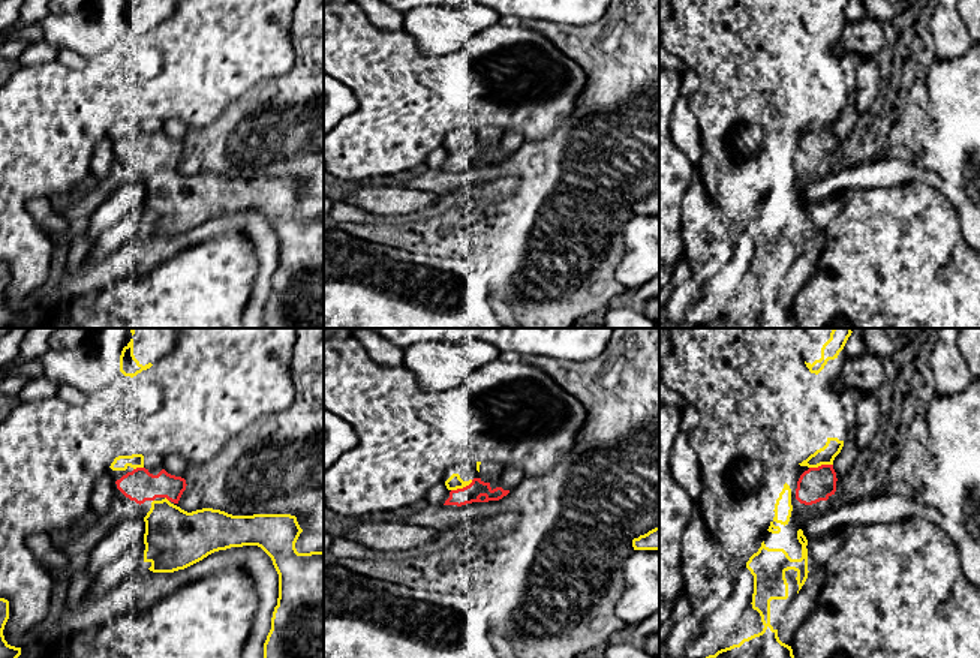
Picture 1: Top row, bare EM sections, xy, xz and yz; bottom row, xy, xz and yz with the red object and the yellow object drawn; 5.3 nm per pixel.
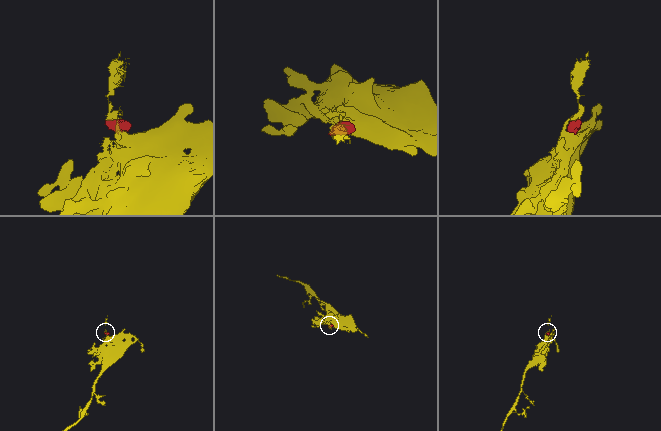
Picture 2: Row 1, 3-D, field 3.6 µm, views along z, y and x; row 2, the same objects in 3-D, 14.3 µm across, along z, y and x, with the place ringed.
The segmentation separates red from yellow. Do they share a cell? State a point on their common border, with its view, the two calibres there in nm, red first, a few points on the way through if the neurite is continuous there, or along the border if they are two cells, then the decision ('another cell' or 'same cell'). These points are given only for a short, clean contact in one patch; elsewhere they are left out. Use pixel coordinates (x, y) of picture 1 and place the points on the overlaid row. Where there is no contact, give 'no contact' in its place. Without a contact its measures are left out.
yz (820, 466) | 180/100 nm | same cell

